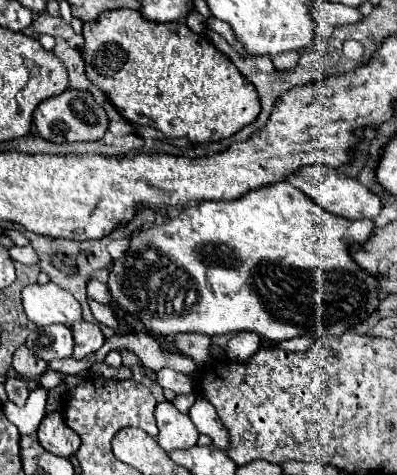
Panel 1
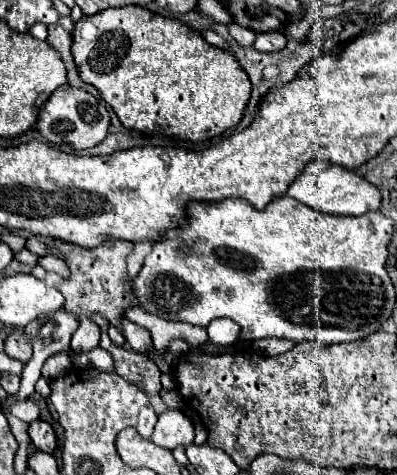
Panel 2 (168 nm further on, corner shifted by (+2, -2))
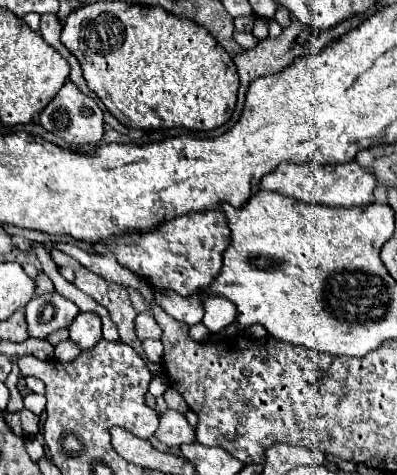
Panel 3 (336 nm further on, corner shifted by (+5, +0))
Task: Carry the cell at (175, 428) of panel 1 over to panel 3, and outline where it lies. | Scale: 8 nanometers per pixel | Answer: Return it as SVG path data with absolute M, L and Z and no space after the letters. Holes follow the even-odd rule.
M167 410L161 416L155 436L167 446L181 446L181 444L195 442L195 430L189 426L185 414L177 410Z

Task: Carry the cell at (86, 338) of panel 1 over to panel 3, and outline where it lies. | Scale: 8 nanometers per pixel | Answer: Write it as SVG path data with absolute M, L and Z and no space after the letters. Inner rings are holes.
M79 312L69 326L69 338L83 350L95 346L97 340L101 340L99 316L95 312Z

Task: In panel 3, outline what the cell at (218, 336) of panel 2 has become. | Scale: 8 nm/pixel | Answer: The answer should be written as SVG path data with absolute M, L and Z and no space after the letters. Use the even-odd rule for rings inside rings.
M205 294L203 298L203 308L205 308L205 316L203 316L203 324L209 328L209 332L219 332L223 330L227 324L231 324L237 316L237 308L233 306L233 302L229 302L227 298L221 298L217 294Z

